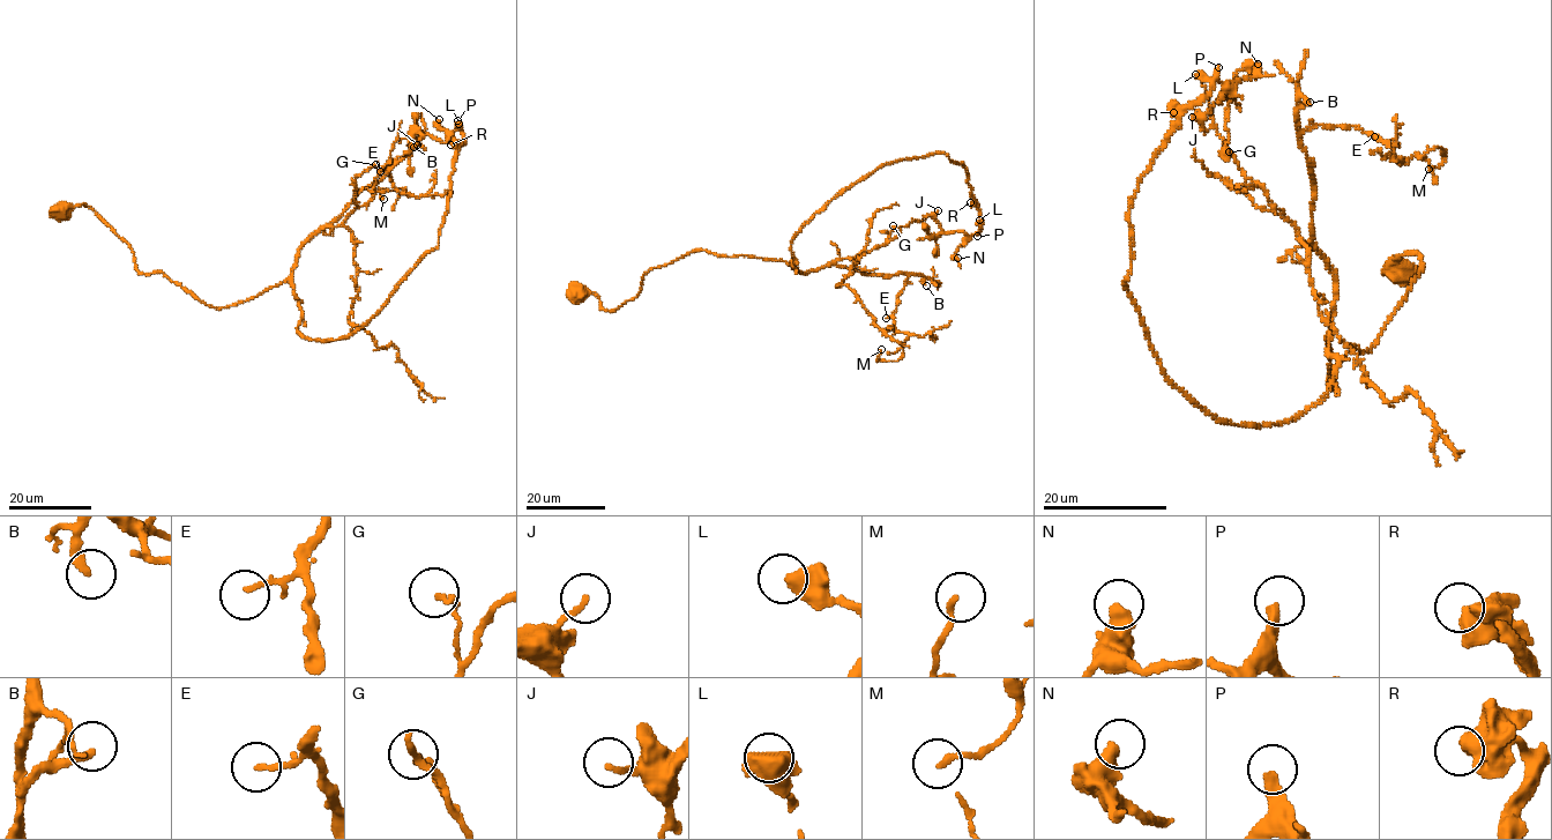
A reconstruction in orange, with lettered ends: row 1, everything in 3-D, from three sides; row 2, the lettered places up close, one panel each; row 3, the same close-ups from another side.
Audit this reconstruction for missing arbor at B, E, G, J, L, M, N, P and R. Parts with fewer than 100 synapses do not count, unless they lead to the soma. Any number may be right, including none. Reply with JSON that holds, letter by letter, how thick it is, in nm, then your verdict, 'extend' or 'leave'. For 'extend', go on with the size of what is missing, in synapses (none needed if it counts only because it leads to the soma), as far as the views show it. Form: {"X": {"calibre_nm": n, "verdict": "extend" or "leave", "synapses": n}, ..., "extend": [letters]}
{"B": {"calibre_nm": 240, "verdict": "leave"}, "E": {"calibre_nm": 160, "verdict": "leave"}, "G": {"calibre_nm": 140, "verdict": "leave"}, "J": {"calibre_nm": 170, "verdict": "leave"}, "L": {"calibre_nm": 440, "verdict": "leave"}, "M": {"calibre_nm": 170, "verdict": "leave"}, "N": {"calibre_nm": 500, "verdict": "leave"}, "P": {"calibre_nm": 320, "verdict": "extend", "synapses": 110}, "R": {"calibre_nm": 650, "verdict": "leave"}, "extend": ["P"]}

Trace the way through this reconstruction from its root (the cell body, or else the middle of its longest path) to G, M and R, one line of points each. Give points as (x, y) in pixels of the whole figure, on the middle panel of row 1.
G: (576, 290), (617, 309), (634, 298), (647, 272), (701, 250), (783, 260), (806, 273), (881, 246), (893, 225)
M: (576, 290), (617, 309), (647, 272), (701, 250), (904, 274), (893, 328), (909, 337), (895, 362), (881, 349)
R: (576, 290), (617, 309), (701, 250), (793, 266), (815, 213), (902, 160), (962, 163), (970, 202)

